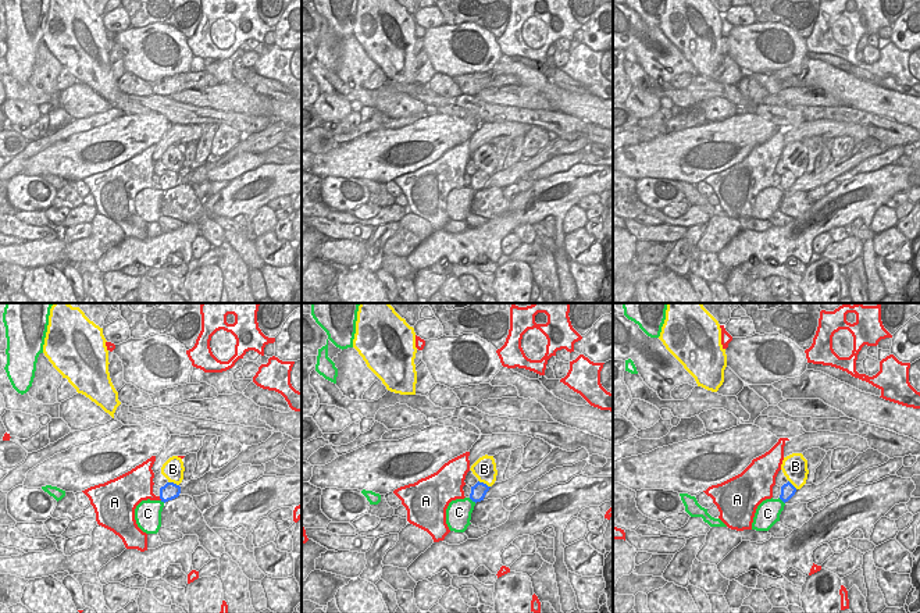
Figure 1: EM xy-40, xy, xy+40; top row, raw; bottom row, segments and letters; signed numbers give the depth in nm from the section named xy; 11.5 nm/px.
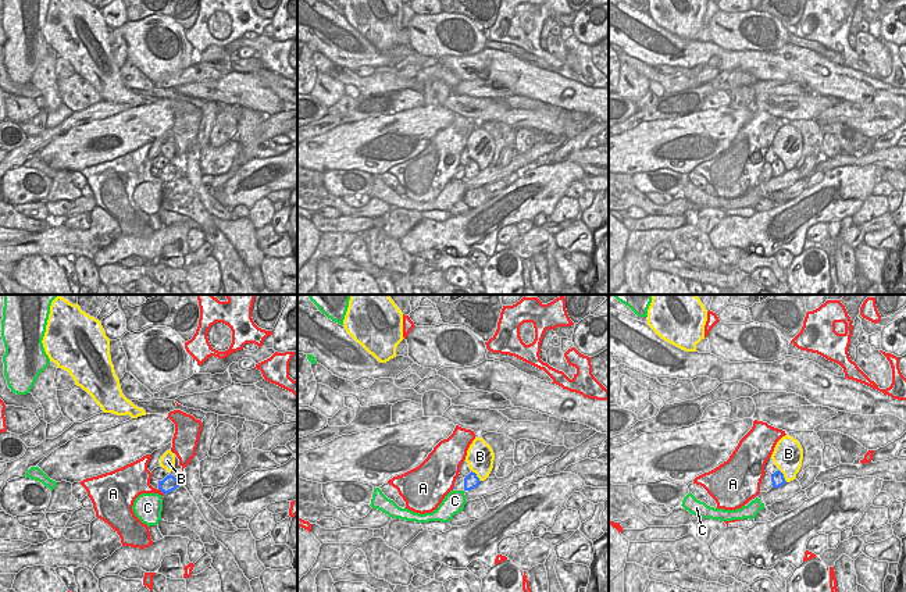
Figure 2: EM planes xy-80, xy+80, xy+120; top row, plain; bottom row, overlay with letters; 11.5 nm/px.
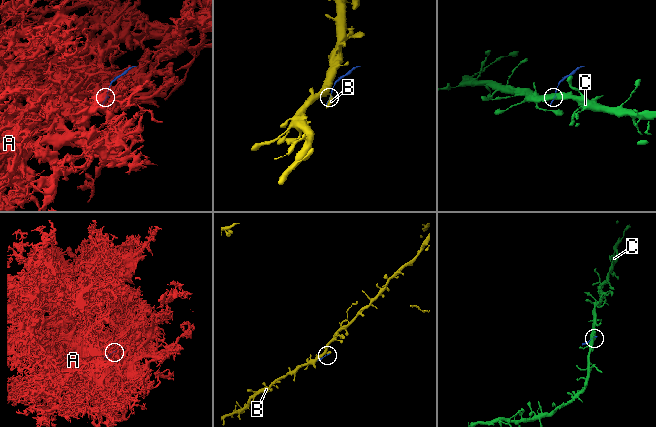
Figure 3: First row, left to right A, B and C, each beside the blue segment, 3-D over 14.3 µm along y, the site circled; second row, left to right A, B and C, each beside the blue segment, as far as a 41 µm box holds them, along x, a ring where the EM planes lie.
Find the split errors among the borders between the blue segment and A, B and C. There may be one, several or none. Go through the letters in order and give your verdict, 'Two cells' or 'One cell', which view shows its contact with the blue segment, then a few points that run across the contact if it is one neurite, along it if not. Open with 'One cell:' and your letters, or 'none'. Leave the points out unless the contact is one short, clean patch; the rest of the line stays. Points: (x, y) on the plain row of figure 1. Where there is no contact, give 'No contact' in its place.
One cell: none
A: Two cells. Touches blue in xy-40
B: Two cells. Touches blue in xy
C: Two cells. Touches blue in xy. Line: xy (469, 186), (475, 191)

